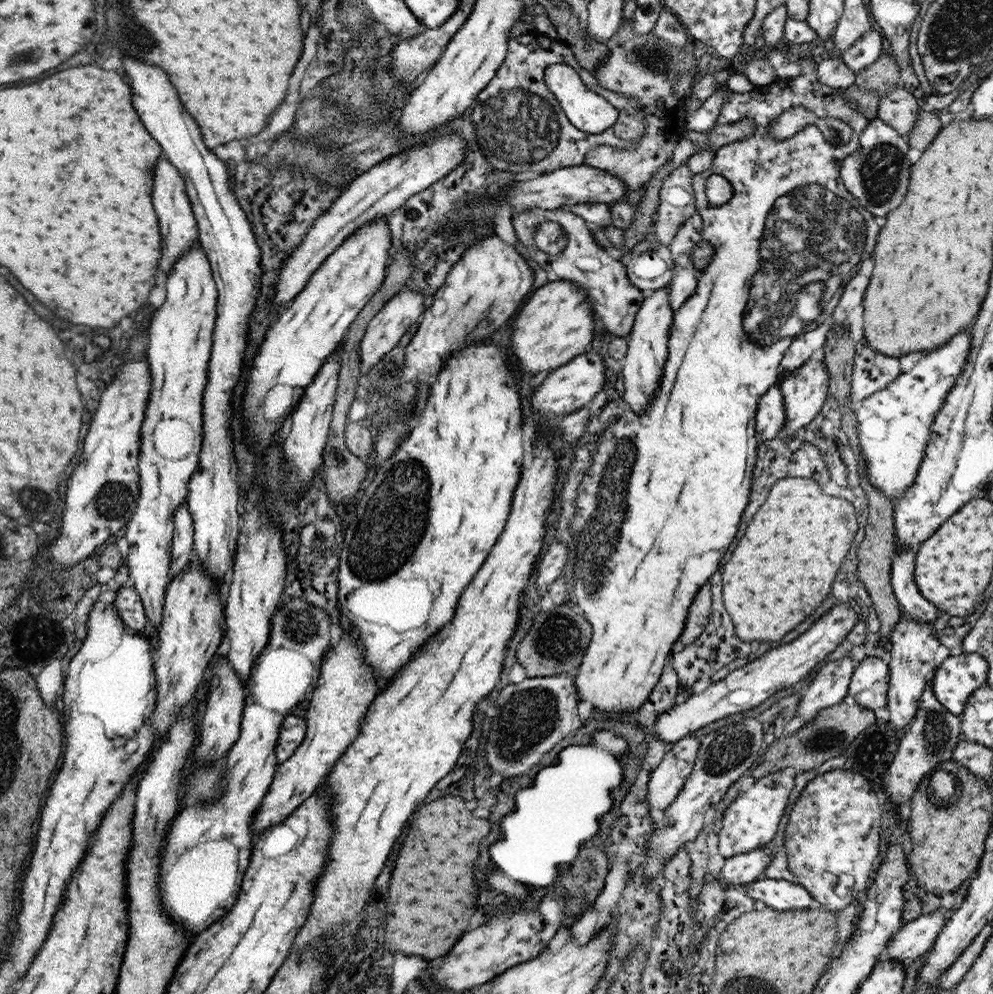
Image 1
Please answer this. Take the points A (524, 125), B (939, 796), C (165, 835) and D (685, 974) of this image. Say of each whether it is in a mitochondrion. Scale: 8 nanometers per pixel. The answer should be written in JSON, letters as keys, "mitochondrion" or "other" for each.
{"A":"mitochondrion","B":"mitochondrion","C":"other","D":"other"}

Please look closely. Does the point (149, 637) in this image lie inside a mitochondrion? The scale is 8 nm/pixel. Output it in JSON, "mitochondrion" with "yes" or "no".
{"mitochondrion":"no"}

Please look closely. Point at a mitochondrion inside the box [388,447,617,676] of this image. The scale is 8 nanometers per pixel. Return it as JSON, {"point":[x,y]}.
{"point":[559,639]}

